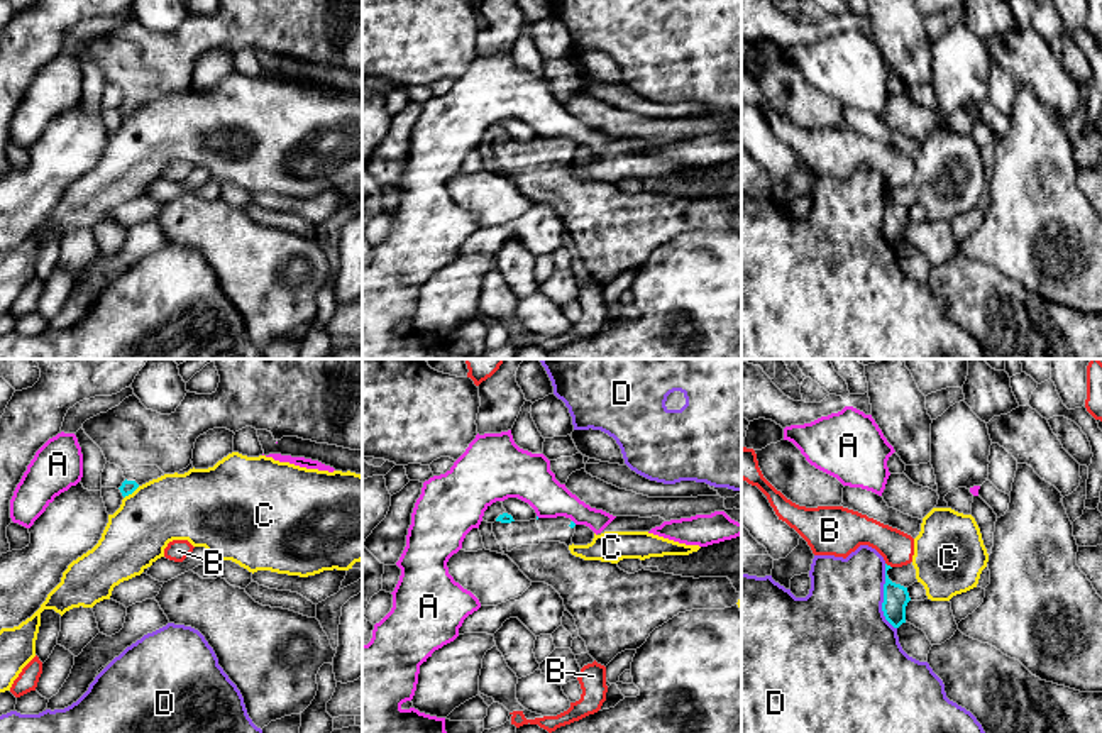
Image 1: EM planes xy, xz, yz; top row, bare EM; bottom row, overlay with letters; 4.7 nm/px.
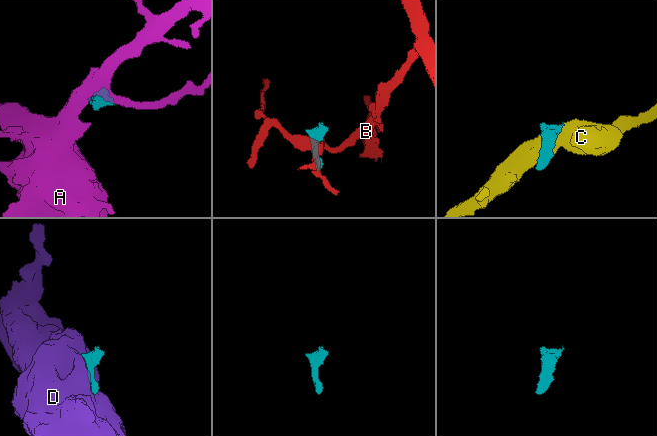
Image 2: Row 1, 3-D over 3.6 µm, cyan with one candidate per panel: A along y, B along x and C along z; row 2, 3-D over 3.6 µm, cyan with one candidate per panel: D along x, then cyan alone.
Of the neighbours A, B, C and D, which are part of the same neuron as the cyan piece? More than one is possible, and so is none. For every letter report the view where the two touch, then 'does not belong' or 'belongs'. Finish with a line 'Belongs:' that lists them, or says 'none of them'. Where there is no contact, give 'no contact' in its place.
A: no contact | does not belong
B: yz | does not belong
C: xy | does not belong
D: yz | does not belong
Belongs: none of them

